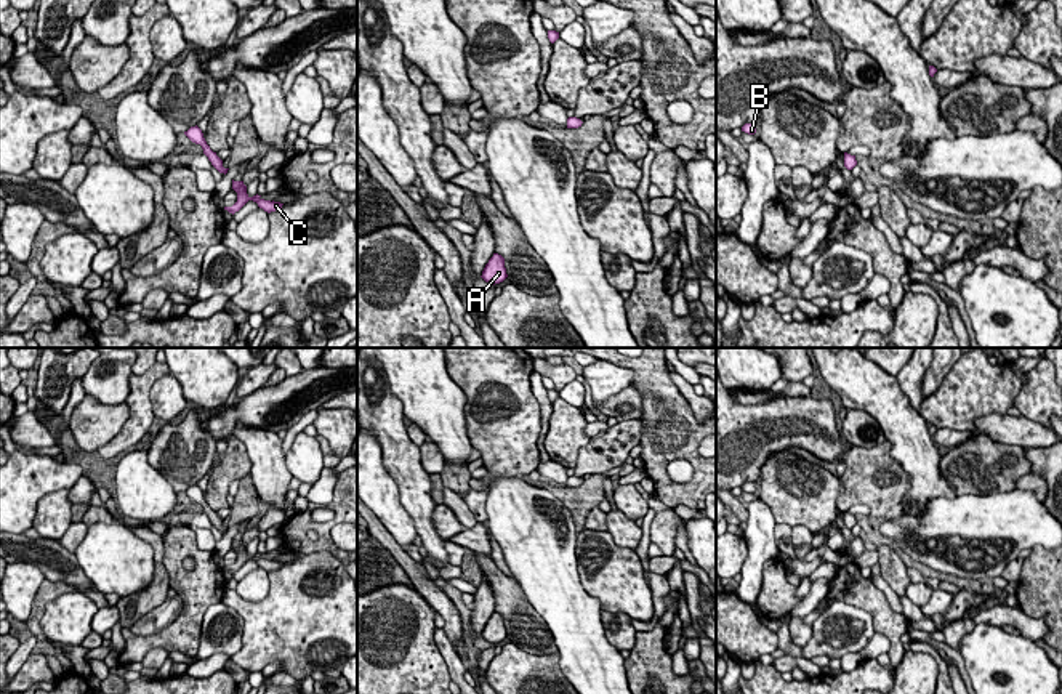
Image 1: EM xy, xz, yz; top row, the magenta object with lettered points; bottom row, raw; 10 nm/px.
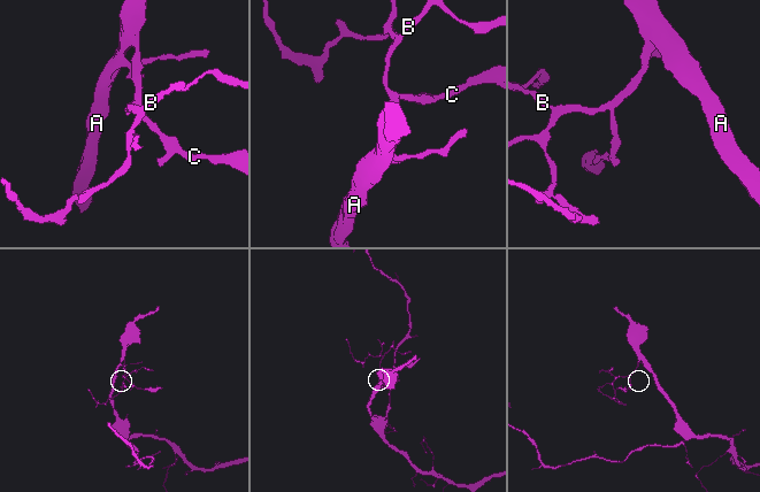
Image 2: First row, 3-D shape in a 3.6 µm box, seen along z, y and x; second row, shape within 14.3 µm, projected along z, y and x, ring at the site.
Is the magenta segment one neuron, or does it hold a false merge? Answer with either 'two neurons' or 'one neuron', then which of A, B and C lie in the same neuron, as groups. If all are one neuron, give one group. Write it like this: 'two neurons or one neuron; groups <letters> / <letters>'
two neurons; groups A B / C

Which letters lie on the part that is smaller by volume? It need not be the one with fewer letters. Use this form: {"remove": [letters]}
{"remove": ["C"]}

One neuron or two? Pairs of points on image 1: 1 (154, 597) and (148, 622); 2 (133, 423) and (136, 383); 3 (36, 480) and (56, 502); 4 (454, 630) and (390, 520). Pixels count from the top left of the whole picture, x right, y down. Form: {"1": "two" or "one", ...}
{"1": "two", "2": "one", "3": "two", "4": "two"}

